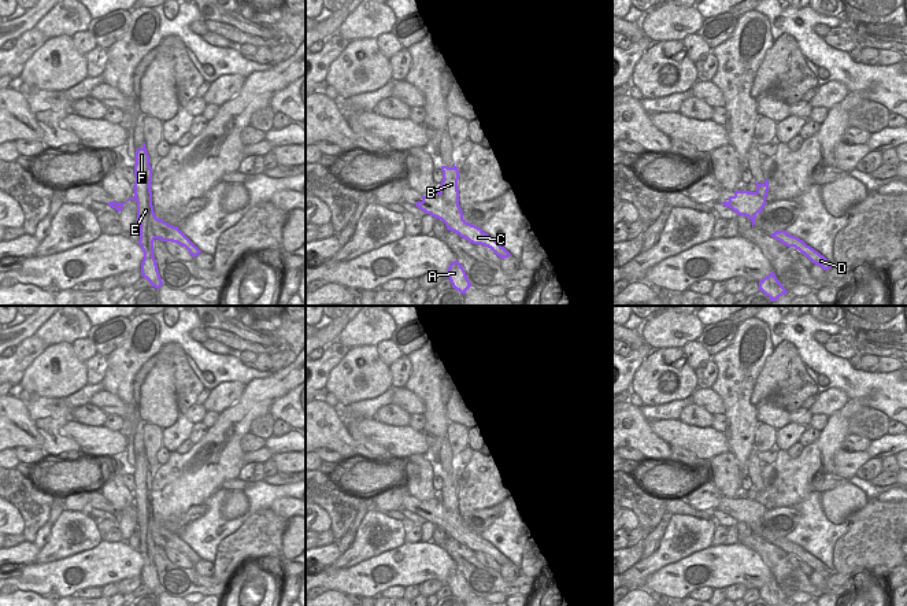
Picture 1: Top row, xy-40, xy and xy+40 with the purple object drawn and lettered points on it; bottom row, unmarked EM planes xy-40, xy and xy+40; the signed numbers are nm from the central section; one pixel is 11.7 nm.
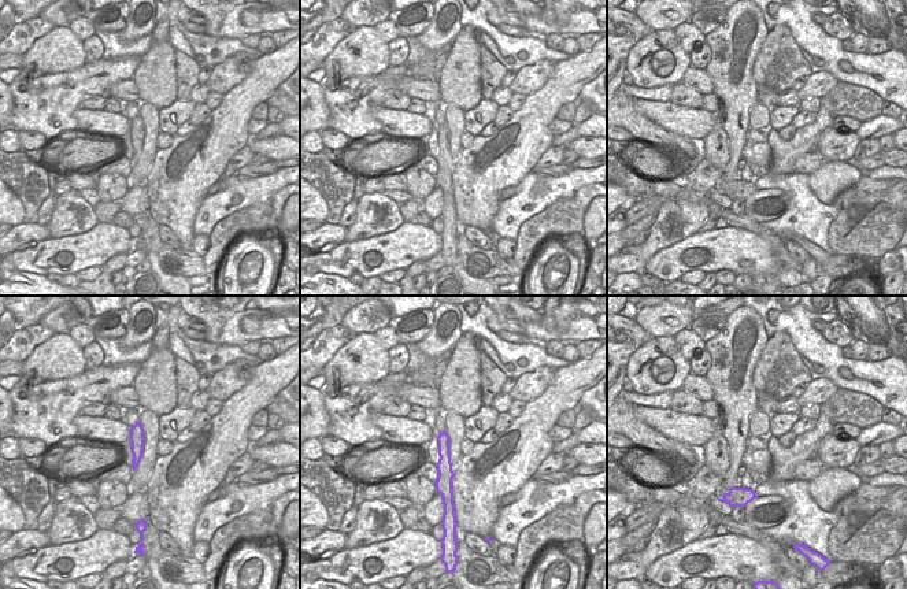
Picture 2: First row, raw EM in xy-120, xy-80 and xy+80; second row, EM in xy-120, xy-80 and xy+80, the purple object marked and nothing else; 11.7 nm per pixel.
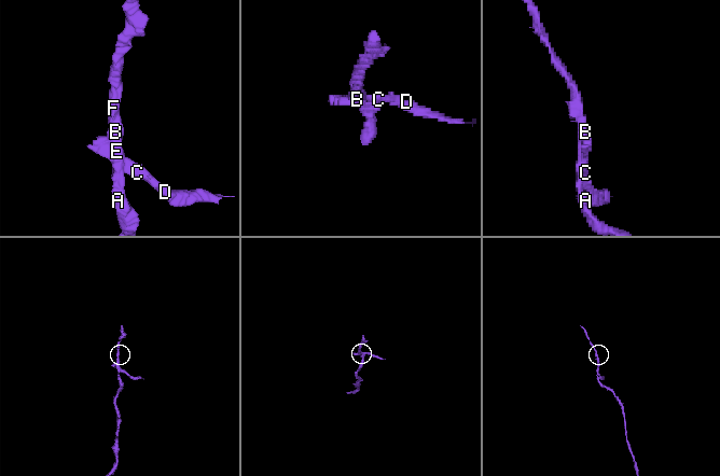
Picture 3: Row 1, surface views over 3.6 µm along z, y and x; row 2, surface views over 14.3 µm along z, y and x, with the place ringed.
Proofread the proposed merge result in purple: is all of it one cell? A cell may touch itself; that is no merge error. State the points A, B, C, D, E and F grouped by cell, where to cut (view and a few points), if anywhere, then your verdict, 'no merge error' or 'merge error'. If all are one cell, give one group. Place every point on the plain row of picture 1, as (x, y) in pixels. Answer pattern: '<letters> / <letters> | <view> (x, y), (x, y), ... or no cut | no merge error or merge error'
A B E F / C D | xy-40 (152, 520), (152, 540), (156, 544) | merge error

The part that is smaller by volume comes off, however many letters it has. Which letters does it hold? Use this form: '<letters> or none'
C, D

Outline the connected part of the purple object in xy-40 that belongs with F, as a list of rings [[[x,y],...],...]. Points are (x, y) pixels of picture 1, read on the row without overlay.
[[[145,450],[142,455],[136,458],[136,472],[134,472],[134,483],[136,489],[134,495],[134,506],[137,509],[137,524],[140,525],[140,547],[138,553],[144,559],[144,566],[141,569],[141,584],[147,585],[151,594],[159,596],[163,591],[156,566],[153,563],[153,548],[155,542],[152,539],[152,526],[153,526],[153,513],[152,513],[152,499],[151,499],[151,487],[152,487],[152,476],[149,472],[149,462],[145,455]]]

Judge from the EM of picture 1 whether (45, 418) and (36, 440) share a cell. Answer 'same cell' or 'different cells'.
different cells

